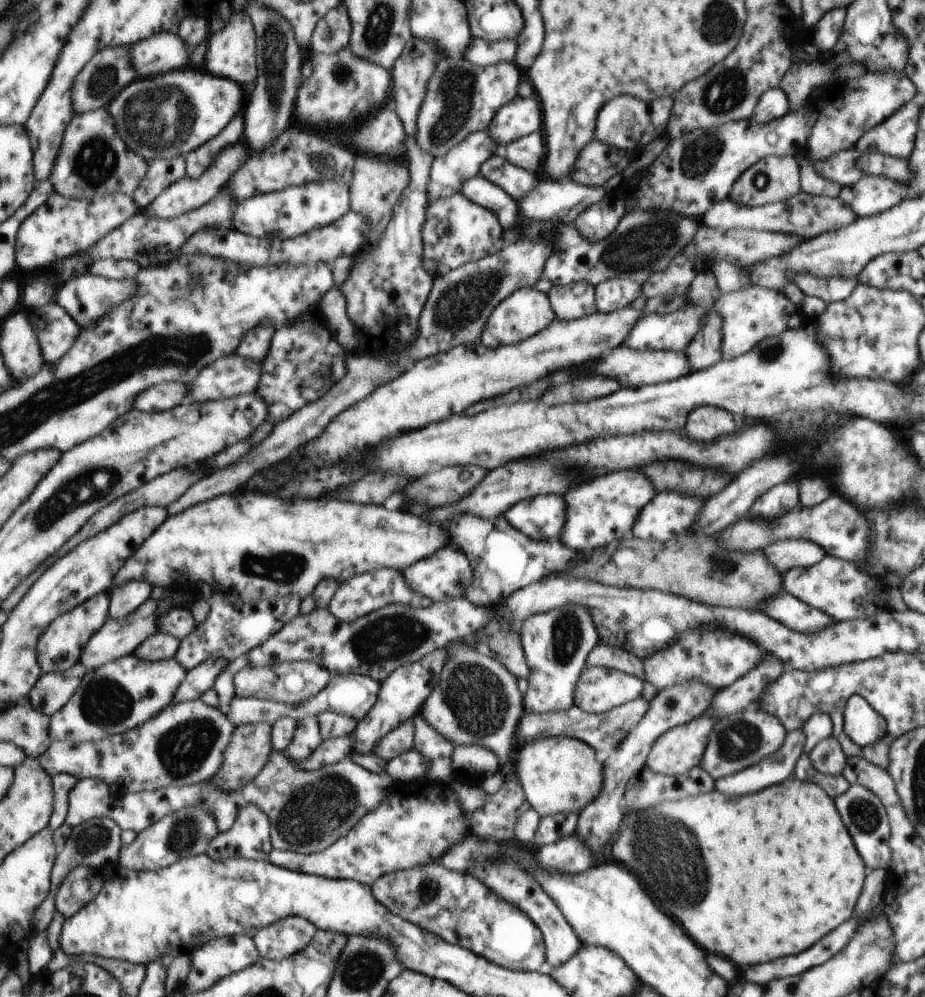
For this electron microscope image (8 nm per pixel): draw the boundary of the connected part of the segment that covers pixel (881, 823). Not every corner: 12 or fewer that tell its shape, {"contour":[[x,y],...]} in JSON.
{"contour":[[849,788],[835,797],[865,868],[887,870],[890,828],[878,796]]}

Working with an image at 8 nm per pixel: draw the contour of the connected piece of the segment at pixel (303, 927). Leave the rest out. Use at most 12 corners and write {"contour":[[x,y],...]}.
{"contour":[[289,917],[254,938],[266,959],[287,959],[307,948],[318,928]]}

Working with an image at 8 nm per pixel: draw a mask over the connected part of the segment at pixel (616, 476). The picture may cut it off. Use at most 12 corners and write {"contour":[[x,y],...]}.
{"contour":[[641,472],[595,476],[563,494],[558,539],[591,550],[629,534],[655,496]]}

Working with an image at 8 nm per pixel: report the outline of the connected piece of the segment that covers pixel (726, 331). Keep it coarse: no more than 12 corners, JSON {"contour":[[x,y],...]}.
{"contour":[[783,292],[720,293],[722,359],[799,324]]}

